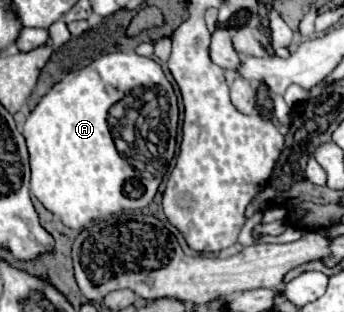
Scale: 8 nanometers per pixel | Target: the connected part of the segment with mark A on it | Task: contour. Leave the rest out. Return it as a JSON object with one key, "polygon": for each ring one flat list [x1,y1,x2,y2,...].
{"polygon":[[111,52,93,60,89,66,77,72,69,72,61,82,57,82,49,90,49,94,41,98,41,102,25,120,23,136,25,136,29,158,31,158,31,192,65,226,73,230,83,230,85,224,89,224,91,220,97,220,121,210,145,208,155,198,161,180,143,178,137,170,131,168,131,164,117,152,113,134,107,122,109,108,115,102,123,100,135,88,151,88,151,86,159,86,165,92,167,90,173,92,173,86,169,84,161,66,153,58,145,58,135,52]]}

